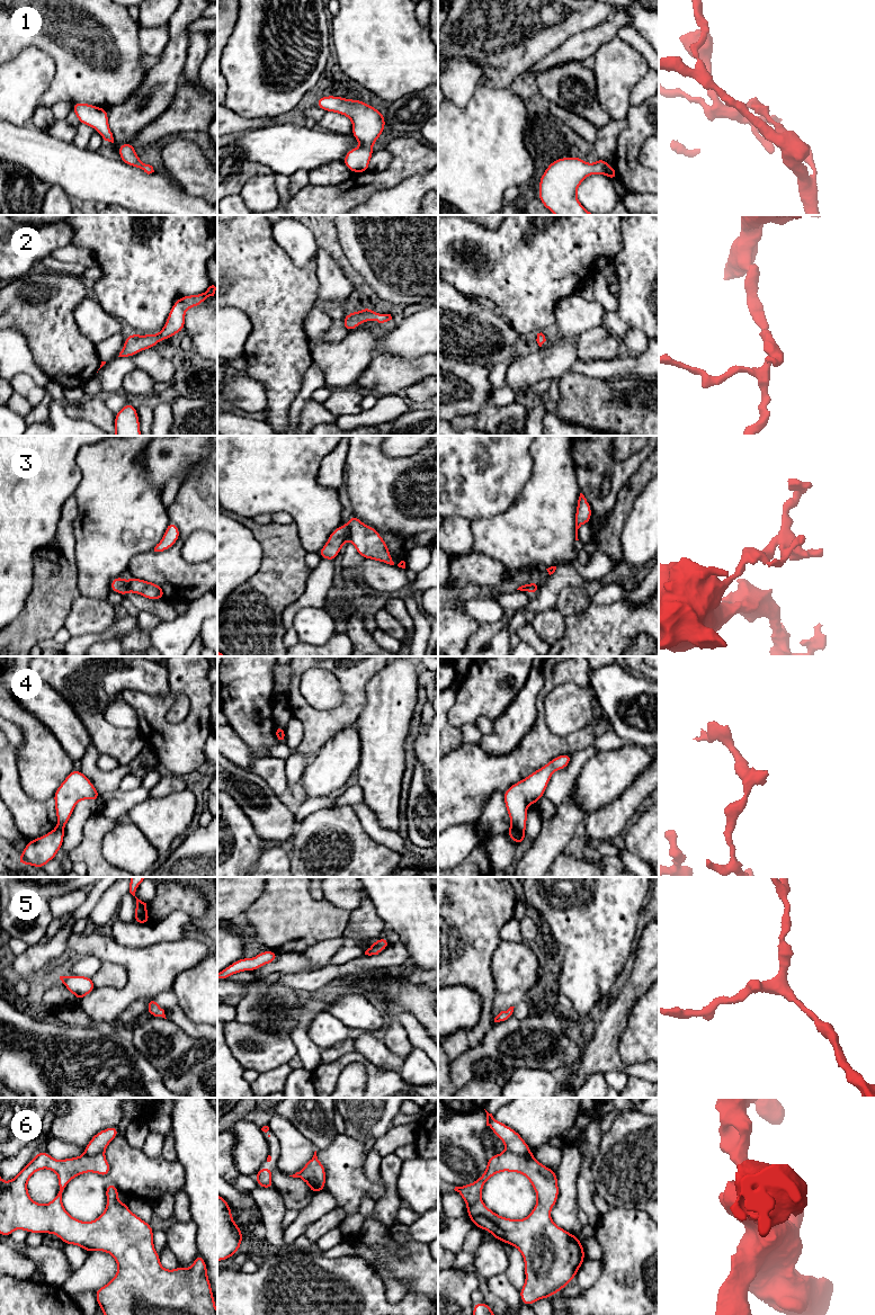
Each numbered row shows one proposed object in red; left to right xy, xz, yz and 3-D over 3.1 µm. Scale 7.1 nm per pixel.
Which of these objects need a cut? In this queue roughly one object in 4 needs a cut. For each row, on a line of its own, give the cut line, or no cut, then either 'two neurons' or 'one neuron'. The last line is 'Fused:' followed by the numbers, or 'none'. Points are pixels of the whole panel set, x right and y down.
1: cut none; one neuron
2: cut none; one neuron
3: cut yz (538, 586), (530, 584), (526, 590); two neurons
4: cut yz (511, 824), (524, 830); two neurons
5: cut none; one neuron
6: cut yz (506, 1150), (512, 1153), (529, 1154); two neurons
Fused: 3, 4, 6

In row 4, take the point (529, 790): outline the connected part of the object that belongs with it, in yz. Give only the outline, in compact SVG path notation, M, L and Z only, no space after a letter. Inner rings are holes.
M571 753L554 758L527 778L514 784L502 794L512 826L525 830L527 823L527 805L536 804L544 796L552 773L555 770L565 769L571 758Z

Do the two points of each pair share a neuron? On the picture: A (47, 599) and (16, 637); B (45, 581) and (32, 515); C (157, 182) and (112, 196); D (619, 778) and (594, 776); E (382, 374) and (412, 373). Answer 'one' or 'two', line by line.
A: one
B: two
C: one
D: one
E: one

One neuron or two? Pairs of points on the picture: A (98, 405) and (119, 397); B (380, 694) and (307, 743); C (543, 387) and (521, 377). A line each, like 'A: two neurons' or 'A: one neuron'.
A: two neurons
B: two neurons
C: two neurons

